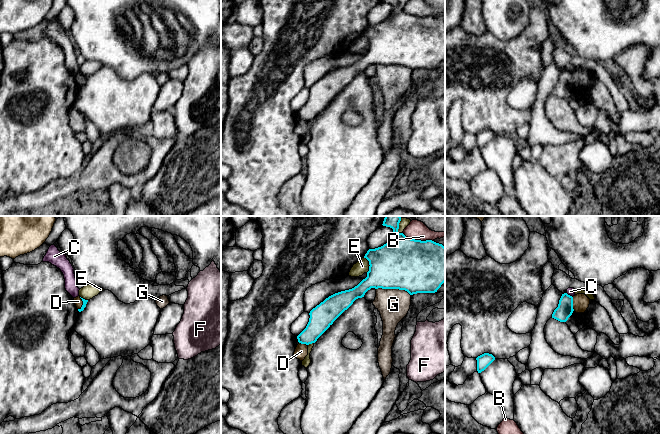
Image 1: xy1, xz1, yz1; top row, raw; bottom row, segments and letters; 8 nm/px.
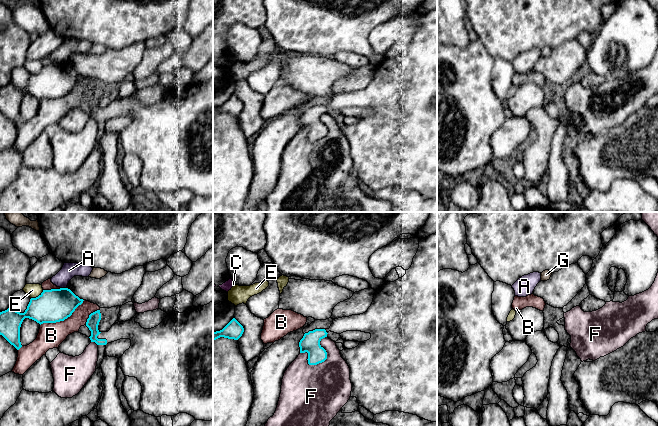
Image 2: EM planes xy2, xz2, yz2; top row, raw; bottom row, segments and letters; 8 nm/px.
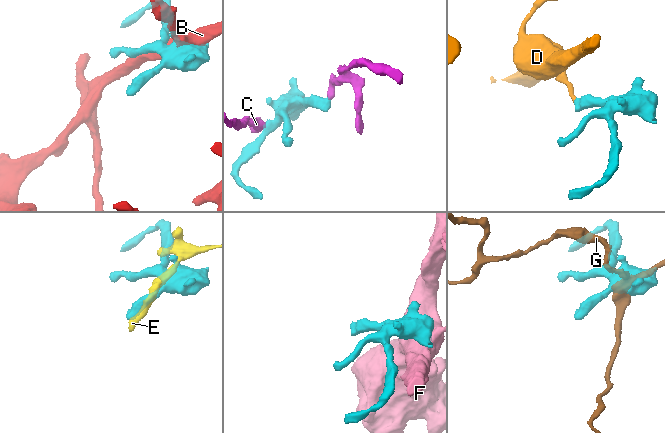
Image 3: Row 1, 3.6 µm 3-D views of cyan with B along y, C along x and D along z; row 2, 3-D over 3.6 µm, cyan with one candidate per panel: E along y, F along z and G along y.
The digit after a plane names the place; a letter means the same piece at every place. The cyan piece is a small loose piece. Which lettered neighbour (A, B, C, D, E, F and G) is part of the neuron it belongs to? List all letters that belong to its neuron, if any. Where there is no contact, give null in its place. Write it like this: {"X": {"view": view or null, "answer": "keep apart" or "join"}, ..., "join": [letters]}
{"A": {"view": "xy2", "answer": "keep apart"}, "B": {"view": "xy2", "answer": "keep apart"}, "C": {"view": "yz1", "answer": "keep apart"}, "D": {"view": "yz1", "answer": "keep apart"}, "E": {"view": "xz1", "answer": "keep apart"}, "F": {"view": "xz2", "answer": "keep apart"}, "G": {"view": "xz1", "answer": "keep apart"}, "join": []}

